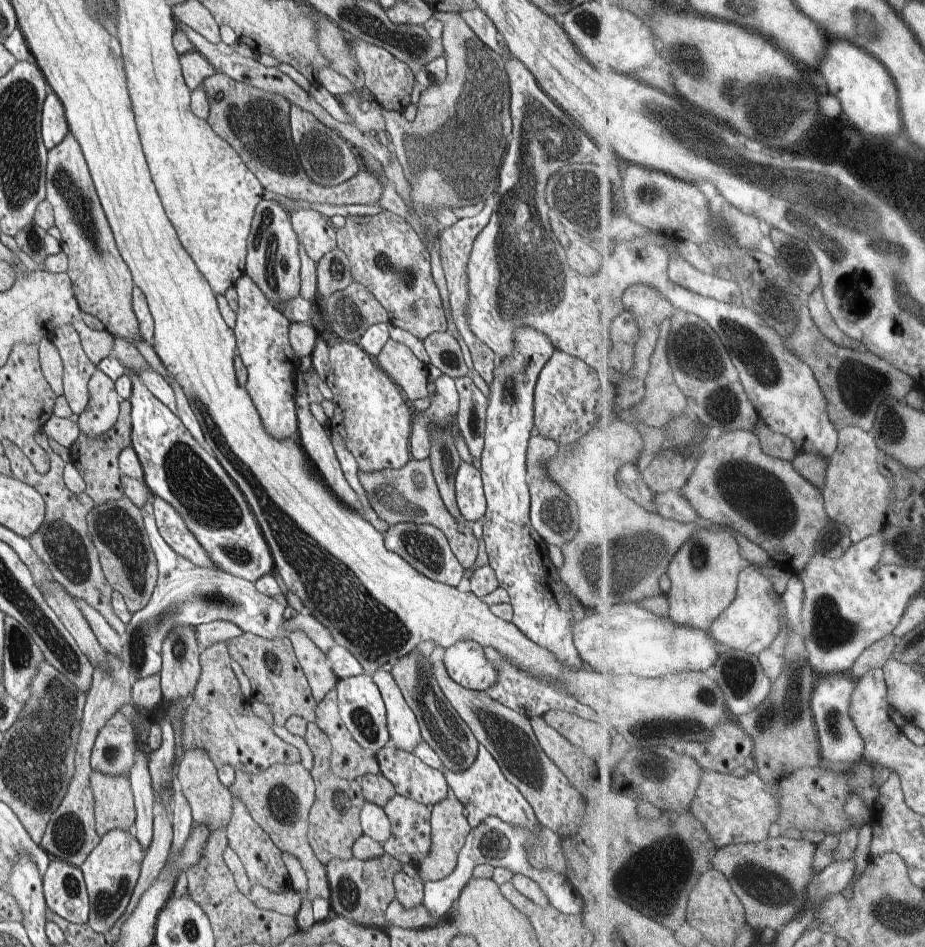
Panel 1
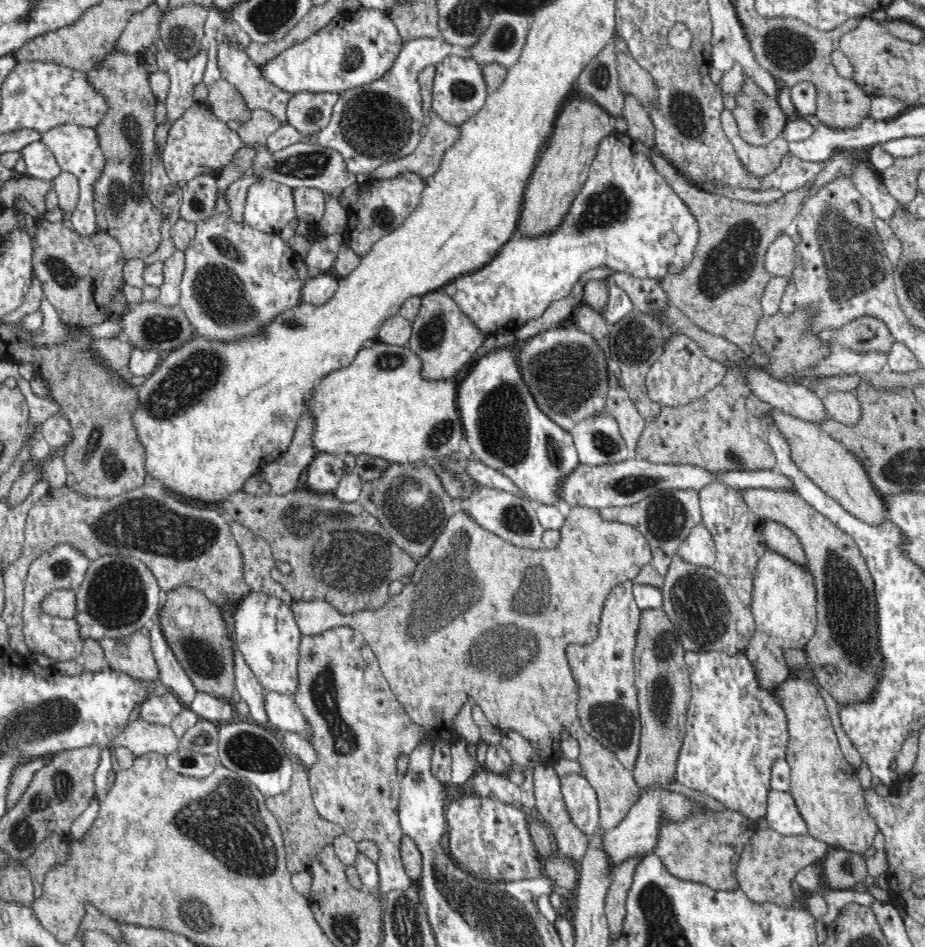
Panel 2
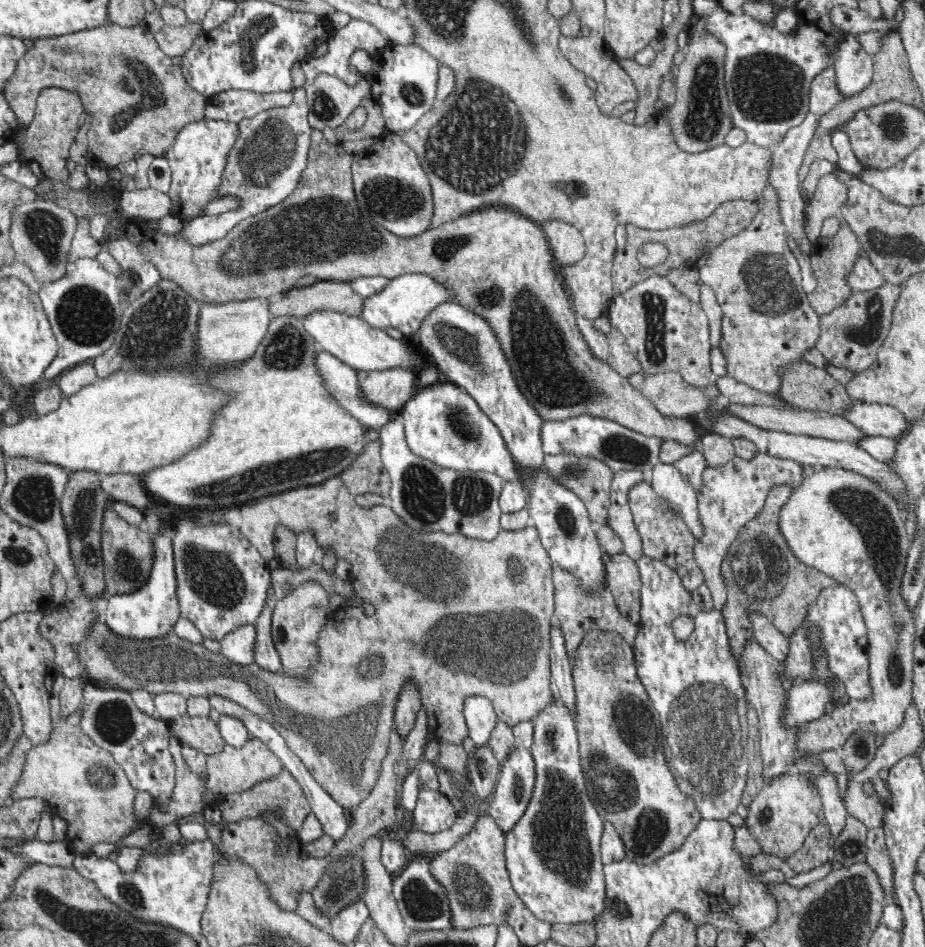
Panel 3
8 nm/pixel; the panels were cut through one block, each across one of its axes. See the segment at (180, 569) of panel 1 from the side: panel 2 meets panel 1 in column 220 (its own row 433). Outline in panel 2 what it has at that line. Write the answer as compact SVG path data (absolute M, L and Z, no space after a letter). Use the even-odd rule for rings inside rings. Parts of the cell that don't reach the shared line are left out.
M600 412L596 416L581 420L570 434L580 464L616 464L632 456L612 413Z

